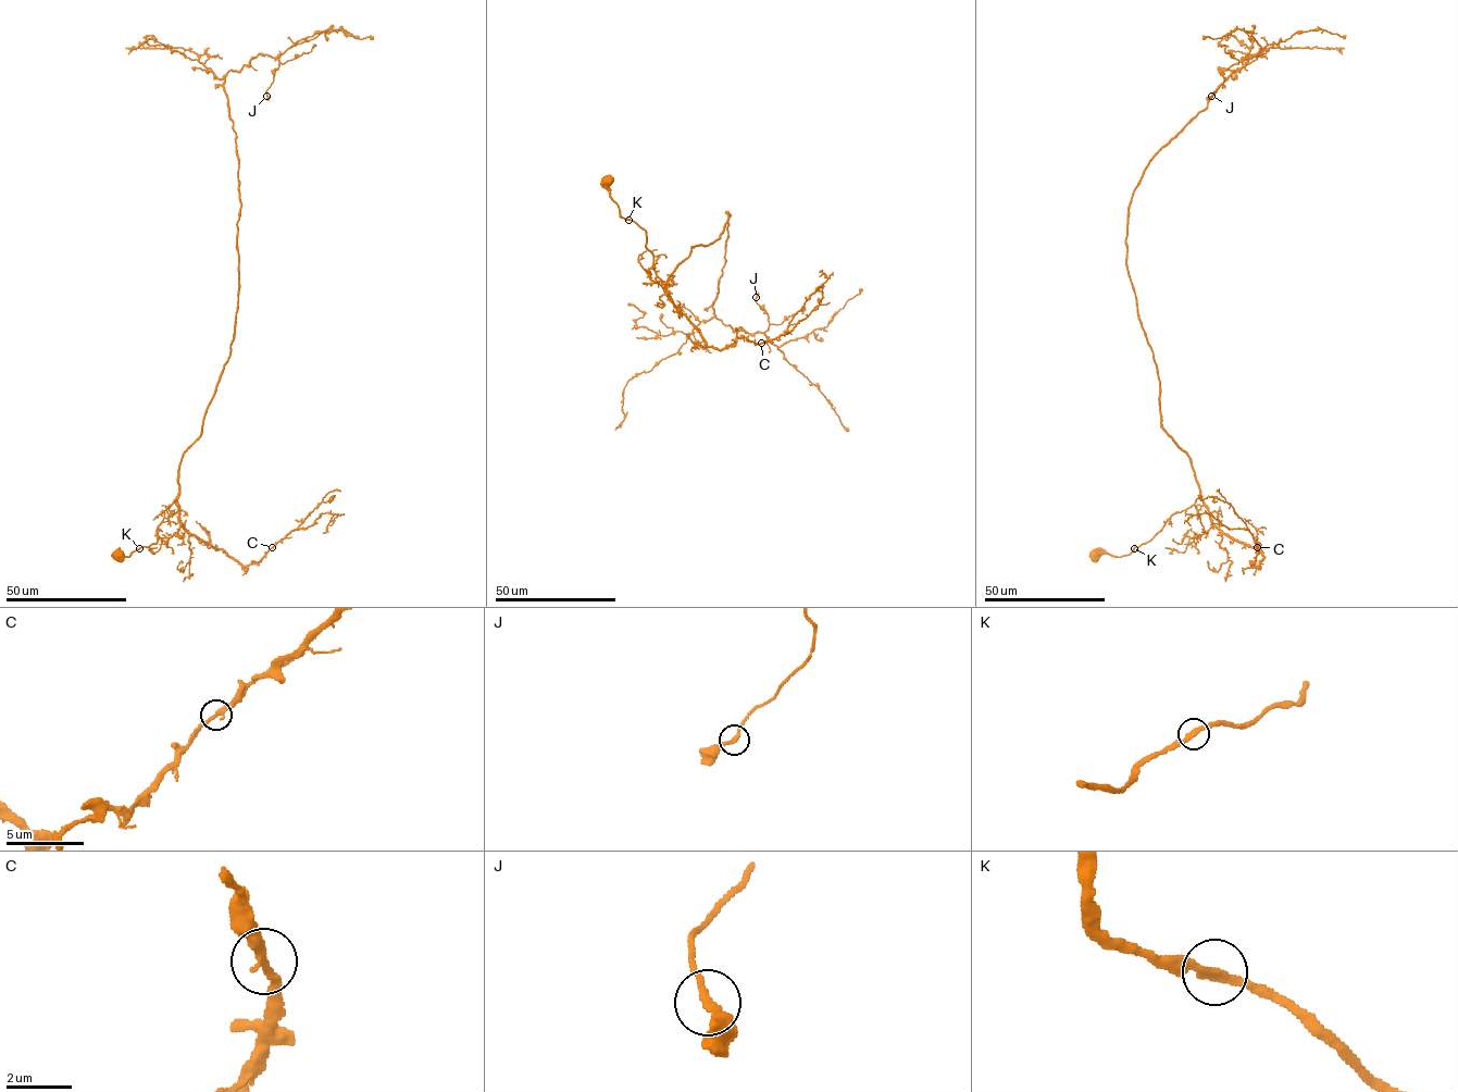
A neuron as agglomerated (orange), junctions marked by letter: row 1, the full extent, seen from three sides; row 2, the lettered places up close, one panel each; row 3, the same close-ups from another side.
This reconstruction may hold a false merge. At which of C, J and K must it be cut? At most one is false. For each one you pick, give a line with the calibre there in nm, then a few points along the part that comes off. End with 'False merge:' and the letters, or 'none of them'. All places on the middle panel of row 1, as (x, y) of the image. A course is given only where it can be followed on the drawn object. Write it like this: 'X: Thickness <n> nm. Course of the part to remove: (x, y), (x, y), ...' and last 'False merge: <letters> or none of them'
False merge: none of them

